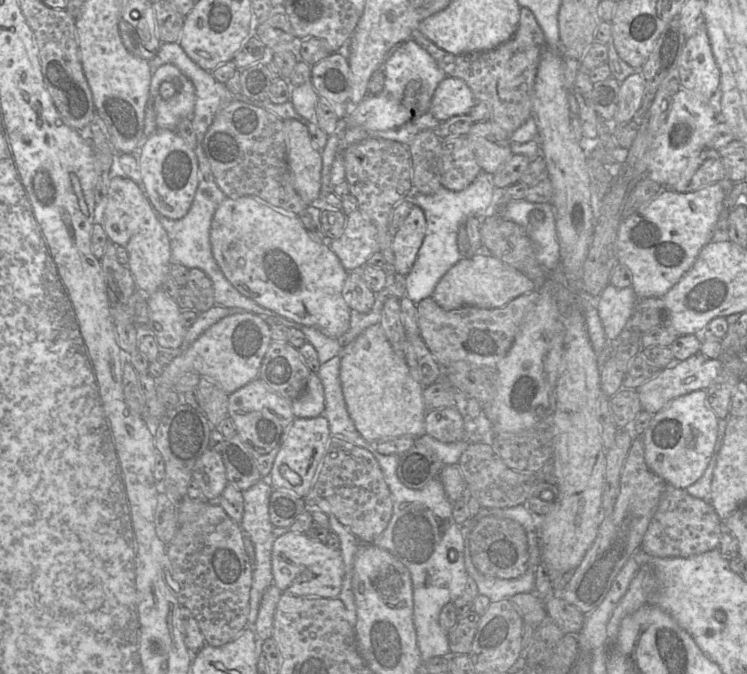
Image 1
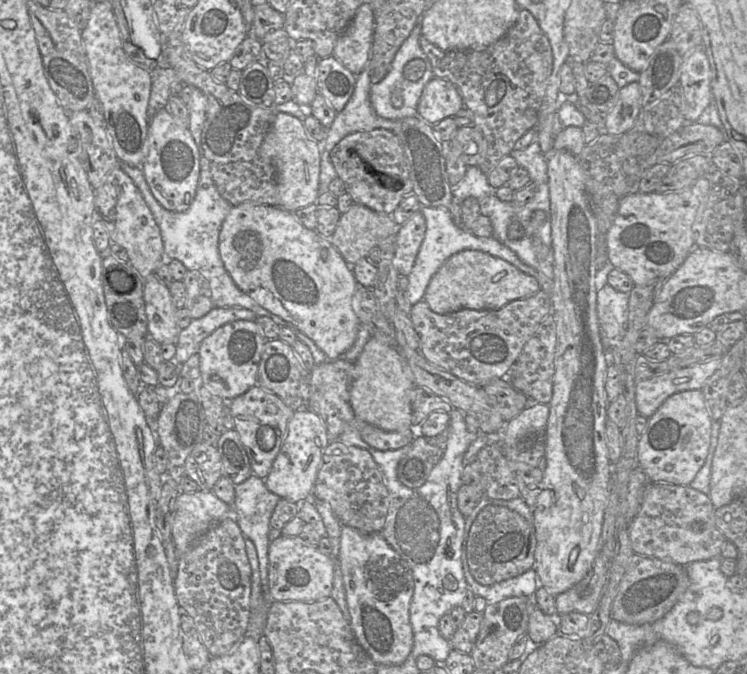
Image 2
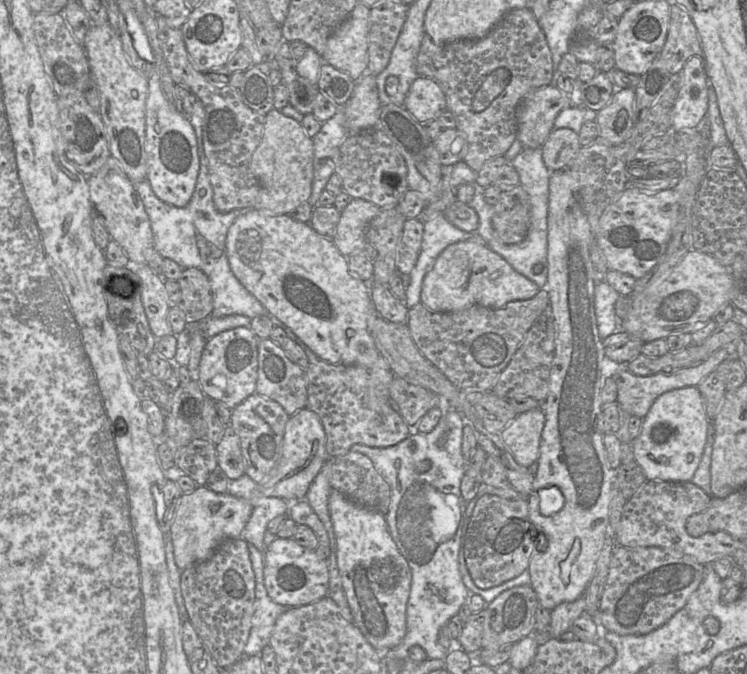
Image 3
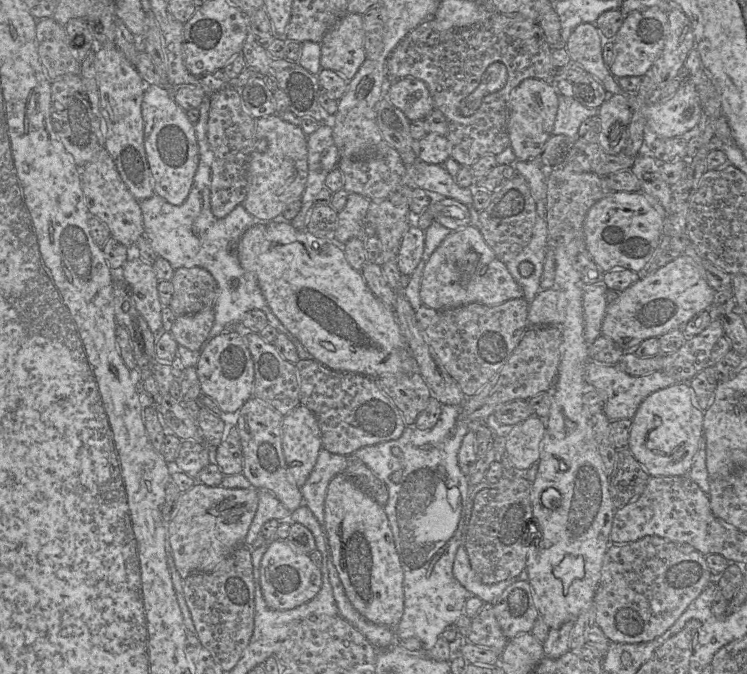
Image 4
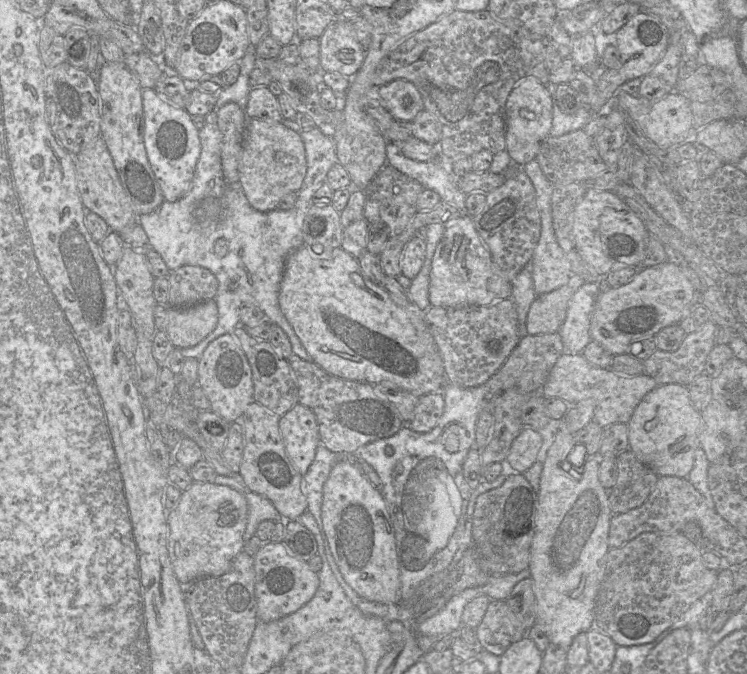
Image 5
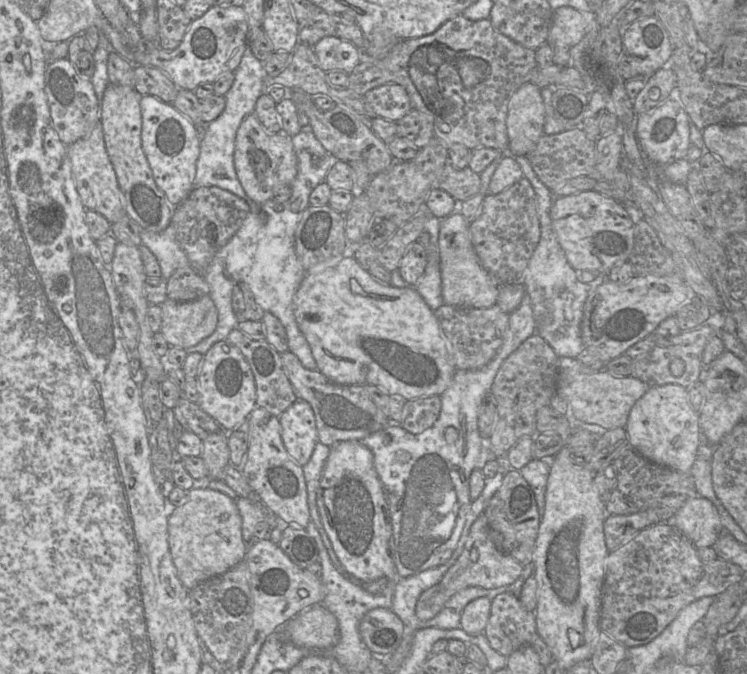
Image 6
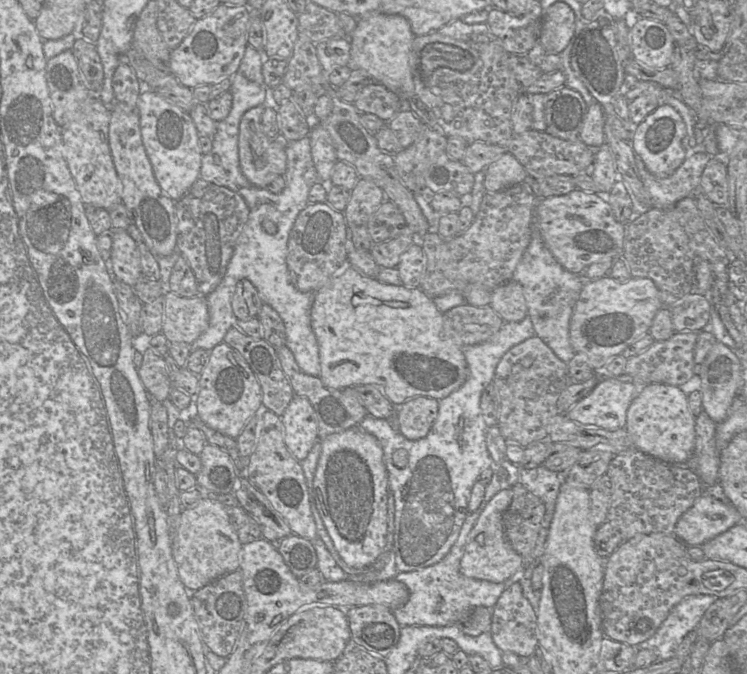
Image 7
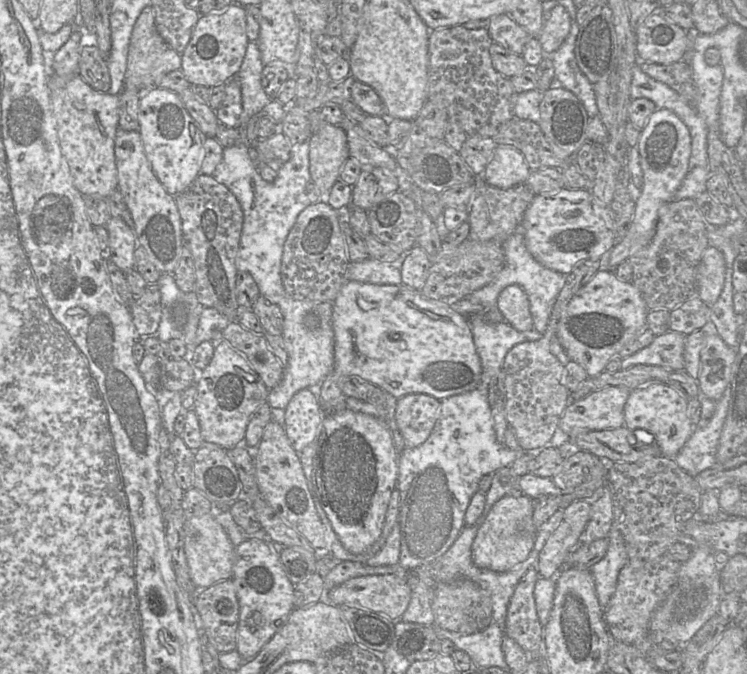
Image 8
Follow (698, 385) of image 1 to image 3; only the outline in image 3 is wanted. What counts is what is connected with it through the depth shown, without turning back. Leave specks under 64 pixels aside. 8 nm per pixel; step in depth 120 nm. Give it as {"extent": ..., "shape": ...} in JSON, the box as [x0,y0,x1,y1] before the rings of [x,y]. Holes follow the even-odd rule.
{"extent":[613,347,727,419],"shape":[[[723,347],[715,351],[706,360],[698,365],[681,368],[671,372],[656,373],[648,376],[638,376],[630,372],[628,369],[622,369],[613,375],[618,392],[616,401],[623,412],[643,419],[648,413],[653,402],[660,395],[667,391],[685,386],[698,386],[699,383],[727,357],[727,349]]]}

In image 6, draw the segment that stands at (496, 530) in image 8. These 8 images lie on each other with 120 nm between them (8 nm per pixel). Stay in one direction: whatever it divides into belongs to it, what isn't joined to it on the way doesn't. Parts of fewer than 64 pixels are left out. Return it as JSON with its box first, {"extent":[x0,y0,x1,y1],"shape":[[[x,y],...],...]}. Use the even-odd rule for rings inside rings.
{"extent":[415,513,523,621],"shape":[[[484,513],[479,515],[470,528],[463,552],[439,583],[425,590],[418,598],[415,613],[426,621],[436,616],[445,603],[457,592],[468,587],[496,589],[510,585],[522,574],[523,567],[515,558],[501,551],[491,537],[491,530]]]}

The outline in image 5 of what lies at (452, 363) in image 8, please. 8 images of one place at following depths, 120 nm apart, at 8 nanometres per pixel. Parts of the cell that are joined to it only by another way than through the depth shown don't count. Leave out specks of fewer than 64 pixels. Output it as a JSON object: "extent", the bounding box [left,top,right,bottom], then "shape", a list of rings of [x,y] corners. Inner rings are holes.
{"extent":[278,245,448,398],"shape":[[[302,245],[286,258],[278,294],[279,308],[293,328],[302,346],[311,357],[312,362],[330,375],[350,381],[365,382],[373,386],[387,381],[419,398],[430,393],[442,393],[443,388],[448,383],[443,360],[425,319],[422,327],[414,327],[407,317],[405,310],[392,301],[387,291],[381,285],[371,282],[361,270],[358,259],[354,258],[342,248],[324,248],[321,254],[315,254],[312,250],[311,246]]]}

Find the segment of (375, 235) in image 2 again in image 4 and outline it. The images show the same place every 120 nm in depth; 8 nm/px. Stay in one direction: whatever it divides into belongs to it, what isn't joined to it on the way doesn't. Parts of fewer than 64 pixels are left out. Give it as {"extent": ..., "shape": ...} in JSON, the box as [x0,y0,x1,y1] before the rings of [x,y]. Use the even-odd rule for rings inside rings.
{"extent":[335,193,371,246],"shape":[[[349,193],[346,205],[338,213],[335,240],[343,246],[349,239],[363,237],[363,221],[371,201],[357,193]]]}

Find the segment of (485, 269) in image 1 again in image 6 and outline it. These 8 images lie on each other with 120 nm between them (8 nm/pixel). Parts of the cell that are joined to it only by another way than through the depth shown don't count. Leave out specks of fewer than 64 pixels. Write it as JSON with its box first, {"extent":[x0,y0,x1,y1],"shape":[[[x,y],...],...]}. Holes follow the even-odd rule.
{"extent":[438,211,499,308],"shape":[[[459,211],[441,221],[438,247],[444,305],[459,308],[489,308],[496,304],[499,286],[481,265],[471,243],[470,222]]]}

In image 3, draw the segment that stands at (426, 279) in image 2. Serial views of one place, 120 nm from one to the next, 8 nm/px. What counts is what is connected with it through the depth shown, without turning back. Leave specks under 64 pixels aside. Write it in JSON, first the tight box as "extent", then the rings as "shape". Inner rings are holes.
{"extent":[404,213,486,309],"shape":[[[444,213],[425,220],[421,250],[410,273],[410,284],[406,288],[404,305],[410,309],[421,303],[420,294],[425,275],[433,268],[436,259],[449,245],[459,241],[475,241],[486,244],[476,232],[465,232],[451,224]]]}

